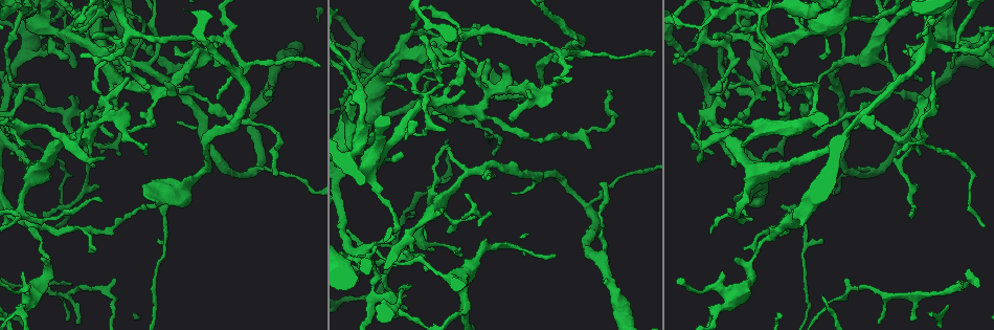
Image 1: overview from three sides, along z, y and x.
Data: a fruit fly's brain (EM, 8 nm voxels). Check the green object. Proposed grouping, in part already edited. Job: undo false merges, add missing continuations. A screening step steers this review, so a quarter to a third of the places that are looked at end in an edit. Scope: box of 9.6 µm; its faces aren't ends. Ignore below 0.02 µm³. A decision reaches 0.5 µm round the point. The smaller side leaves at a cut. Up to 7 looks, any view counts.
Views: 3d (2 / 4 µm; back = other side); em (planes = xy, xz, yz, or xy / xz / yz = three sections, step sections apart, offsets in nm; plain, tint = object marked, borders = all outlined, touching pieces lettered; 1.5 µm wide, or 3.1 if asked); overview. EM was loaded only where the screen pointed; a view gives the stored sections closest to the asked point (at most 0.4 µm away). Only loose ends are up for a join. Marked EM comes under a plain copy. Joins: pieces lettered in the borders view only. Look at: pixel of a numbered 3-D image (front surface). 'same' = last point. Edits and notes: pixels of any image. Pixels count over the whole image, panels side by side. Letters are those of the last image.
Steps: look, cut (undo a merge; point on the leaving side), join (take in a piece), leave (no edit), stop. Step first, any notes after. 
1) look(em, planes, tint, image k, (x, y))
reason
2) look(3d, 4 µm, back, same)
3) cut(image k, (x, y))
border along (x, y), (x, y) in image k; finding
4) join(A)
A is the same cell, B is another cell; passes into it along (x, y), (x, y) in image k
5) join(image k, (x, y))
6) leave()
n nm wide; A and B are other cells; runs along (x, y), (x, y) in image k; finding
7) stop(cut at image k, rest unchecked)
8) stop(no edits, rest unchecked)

look(em, planes, borders, image 1, (704, 124))
free end

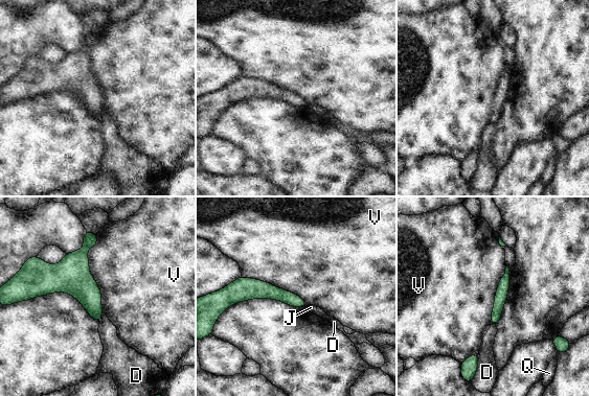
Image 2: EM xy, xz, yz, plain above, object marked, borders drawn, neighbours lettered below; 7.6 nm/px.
leave()
D, J, Q and V are other cells; runs along (238, 292), (271, 292), (302, 304) in image 2; none of them fits

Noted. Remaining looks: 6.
look(3d, 4 µm, image 1, (448, 147))
free end

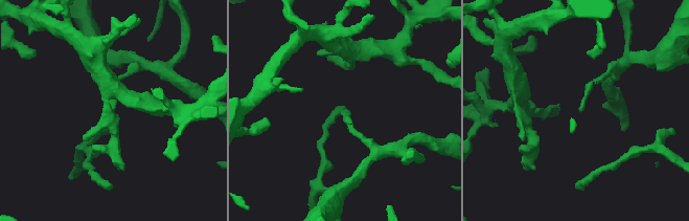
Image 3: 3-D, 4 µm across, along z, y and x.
look(em, yz, step 8, borders, image 3, (581, 110))
need the tissue

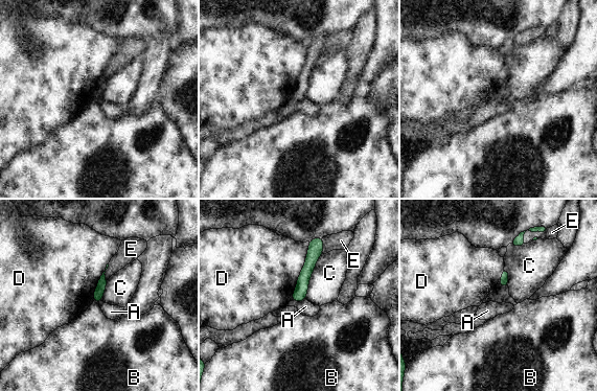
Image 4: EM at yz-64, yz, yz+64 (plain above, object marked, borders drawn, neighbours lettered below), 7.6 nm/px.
look(em, planes, borders, same)

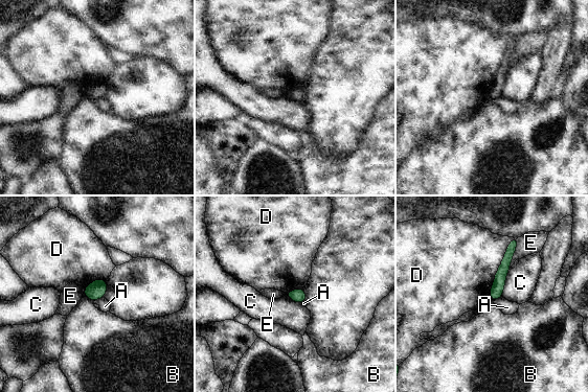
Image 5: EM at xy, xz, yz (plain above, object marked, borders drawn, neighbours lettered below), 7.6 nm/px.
leave()
D touches over 500 nm; A, B, C, D and E are other cells; border along (104, 297), (93, 301) in image 5; none of them fits

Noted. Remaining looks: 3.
look(em, planes, borders, image 1, (814, 117))
calibre changes

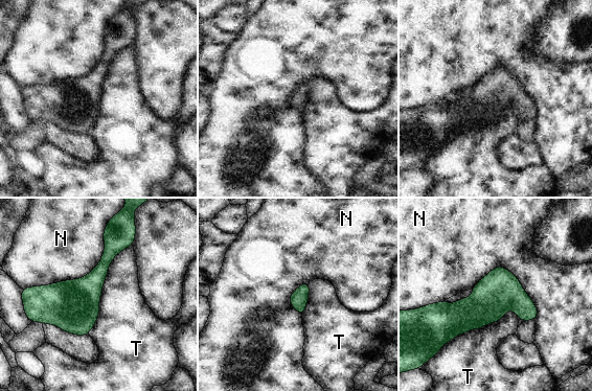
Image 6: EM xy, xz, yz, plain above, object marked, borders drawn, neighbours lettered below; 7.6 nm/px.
leave()
N and T are other cells; border along (104, 237), (83, 277), (22, 289) in image 6; one neuron here

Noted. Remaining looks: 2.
stop(no edits, rest unchecked)

